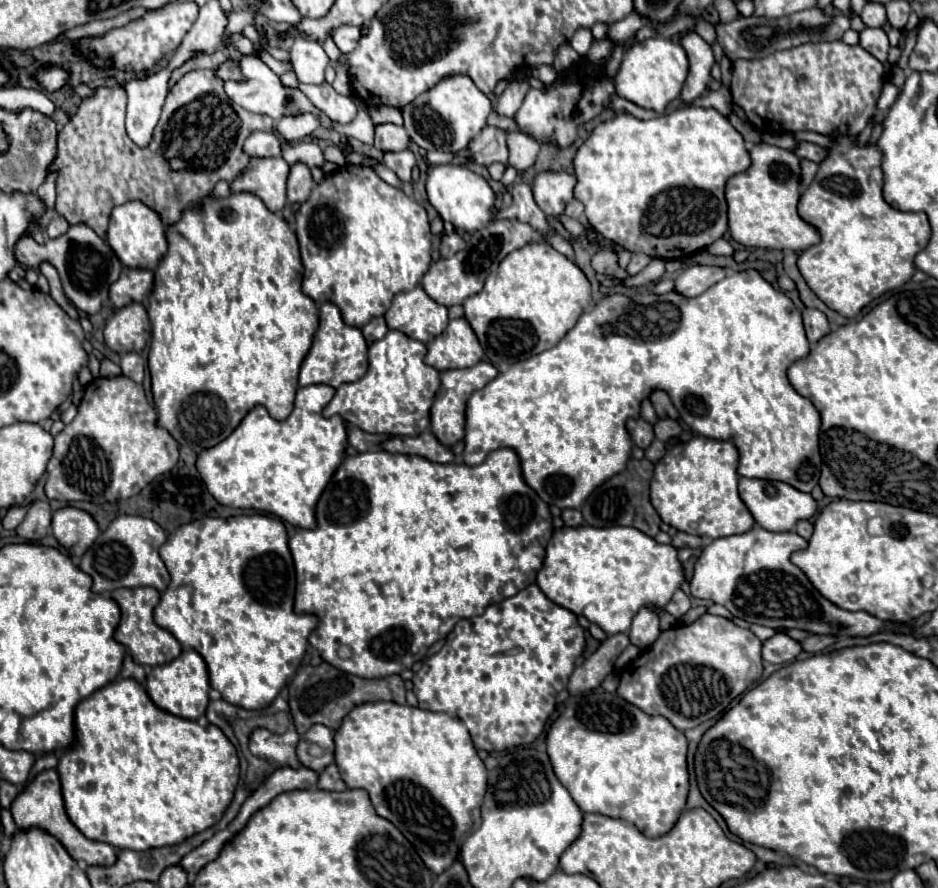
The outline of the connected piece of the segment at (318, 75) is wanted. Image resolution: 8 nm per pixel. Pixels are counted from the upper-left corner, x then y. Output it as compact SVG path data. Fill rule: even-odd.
M297 36L289 54L301 84L323 84L329 58L319 42Z

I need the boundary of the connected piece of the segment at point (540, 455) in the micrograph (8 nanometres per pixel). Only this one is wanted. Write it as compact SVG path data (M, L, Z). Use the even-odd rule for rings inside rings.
M757 270L733 272L733 274L725 276L721 282L713 284L711 288L707 288L703 294L699 294L695 298L685 298L675 290L667 292L665 296L637 292L637 308L635 308L635 302L631 298L627 298L625 294L609 294L609 296L603 296L591 310L587 310L579 318L575 328L571 328L567 332L567 336L557 346L553 346L553 348L549 348L549 350L545 350L537 356L531 356L527 360L515 362L507 372L499 374L483 390L473 392L473 396L467 402L467 426L465 426L465 452L463 452L463 458L465 458L465 464L481 464L491 450L497 450L501 446L513 448L513 450L517 450L517 454L521 458L525 482L541 496L541 500L545 500L547 504L557 506L561 510L563 508L581 508L583 500L597 486L601 486L605 480L609 480L611 476L619 474L625 468L625 464L629 460L629 454L631 454L631 448L633 448L633 440L631 440L631 434L627 430L627 420L629 418L639 418L641 402L647 400L653 390L665 390L669 394L671 402L675 404L675 408L679 410L683 422L693 432L697 432L701 436L707 436L707 438L715 438L715 440L731 440L737 446L737 450L739 450L738 474L745 476L745 478L781 480L781 482L793 484L801 492L811 492L813 486L819 482L819 472L821 472L821 453L819 451L821 418L819 418L817 408L811 404L811 400L799 396L787 380L789 364L793 364L795 360L805 358L807 354L809 354L809 342L805 338L805 330L803 330L799 310L795 308L795 304L781 290L773 288ZM621 316L627 316L627 332L623 332L623 334L617 330L617 322L619 322Z

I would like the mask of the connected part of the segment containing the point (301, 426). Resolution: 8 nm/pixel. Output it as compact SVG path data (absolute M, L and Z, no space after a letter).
M311 384L297 388L295 408L291 416L283 422L273 420L263 406L255 406L229 438L225 438L211 450L203 450L197 460L197 470L211 496L223 506L253 508L259 512L273 514L299 528L315 528L315 504L327 482L335 474L337 466L341 464L347 444L347 428L343 418L323 418L323 408L333 398L333 394L335 388L327 384Z

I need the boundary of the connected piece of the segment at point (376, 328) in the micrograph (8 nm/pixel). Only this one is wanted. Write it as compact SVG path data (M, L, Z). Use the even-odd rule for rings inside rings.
M383 316L373 318L369 324L365 324L365 326L361 328L361 332L363 332L363 336L365 336L365 340L367 340L369 344L373 344L375 340L381 340L381 338L387 334L387 330L389 330L389 328L387 328Z

